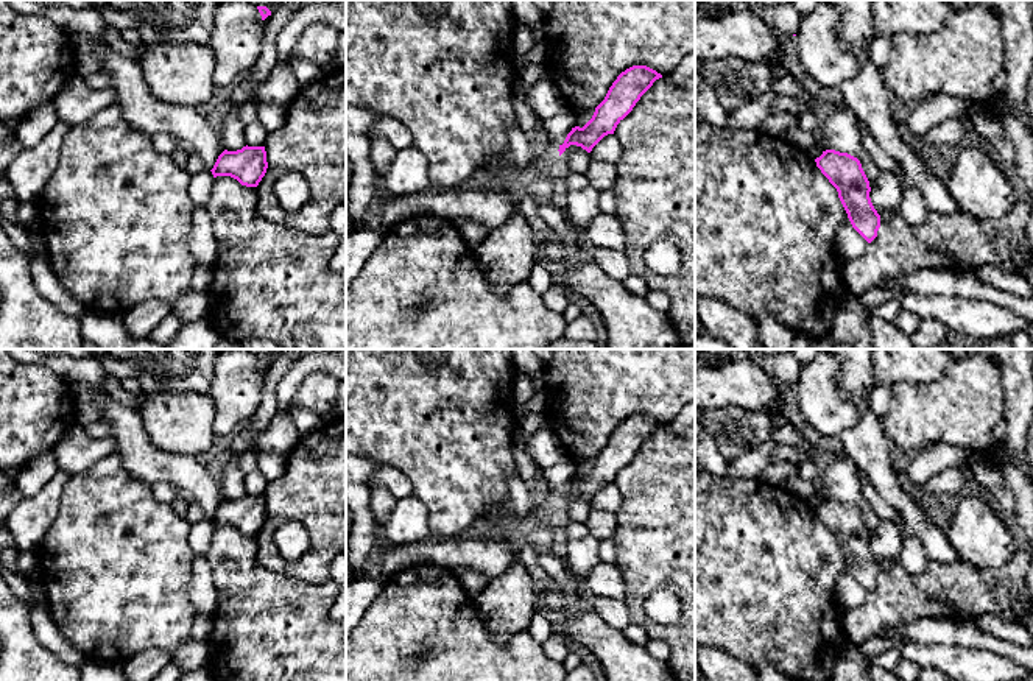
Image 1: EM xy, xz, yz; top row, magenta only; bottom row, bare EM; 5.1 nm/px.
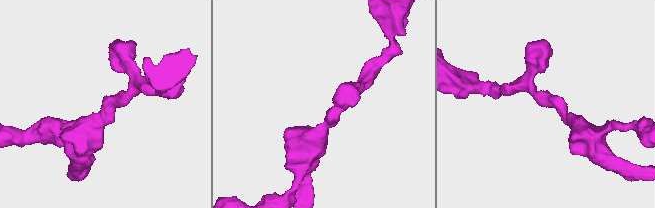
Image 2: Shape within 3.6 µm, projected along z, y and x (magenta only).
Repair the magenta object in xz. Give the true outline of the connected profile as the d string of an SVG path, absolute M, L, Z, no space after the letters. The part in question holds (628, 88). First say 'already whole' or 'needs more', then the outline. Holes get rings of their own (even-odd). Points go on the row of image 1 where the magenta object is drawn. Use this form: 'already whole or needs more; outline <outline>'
already whole; outline M633 65L622 72L609 87L605 100L595 108L592 118L583 126L575 126L559 145L559 156L576 145L587 153L633 111L640 97L653 86L661 73L647 65Z

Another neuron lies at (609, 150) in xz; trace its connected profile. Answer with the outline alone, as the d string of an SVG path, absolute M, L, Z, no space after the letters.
M615 134L605 136L591 151L592 161L617 164L622 157L622 143Z

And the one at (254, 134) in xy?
M256 120L245 126L243 129L243 139L248 146L265 146L268 131L263 128L263 125Z

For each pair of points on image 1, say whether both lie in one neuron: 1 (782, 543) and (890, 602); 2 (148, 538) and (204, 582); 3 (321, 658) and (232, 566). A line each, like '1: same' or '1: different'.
1: different
2: different
3: same

